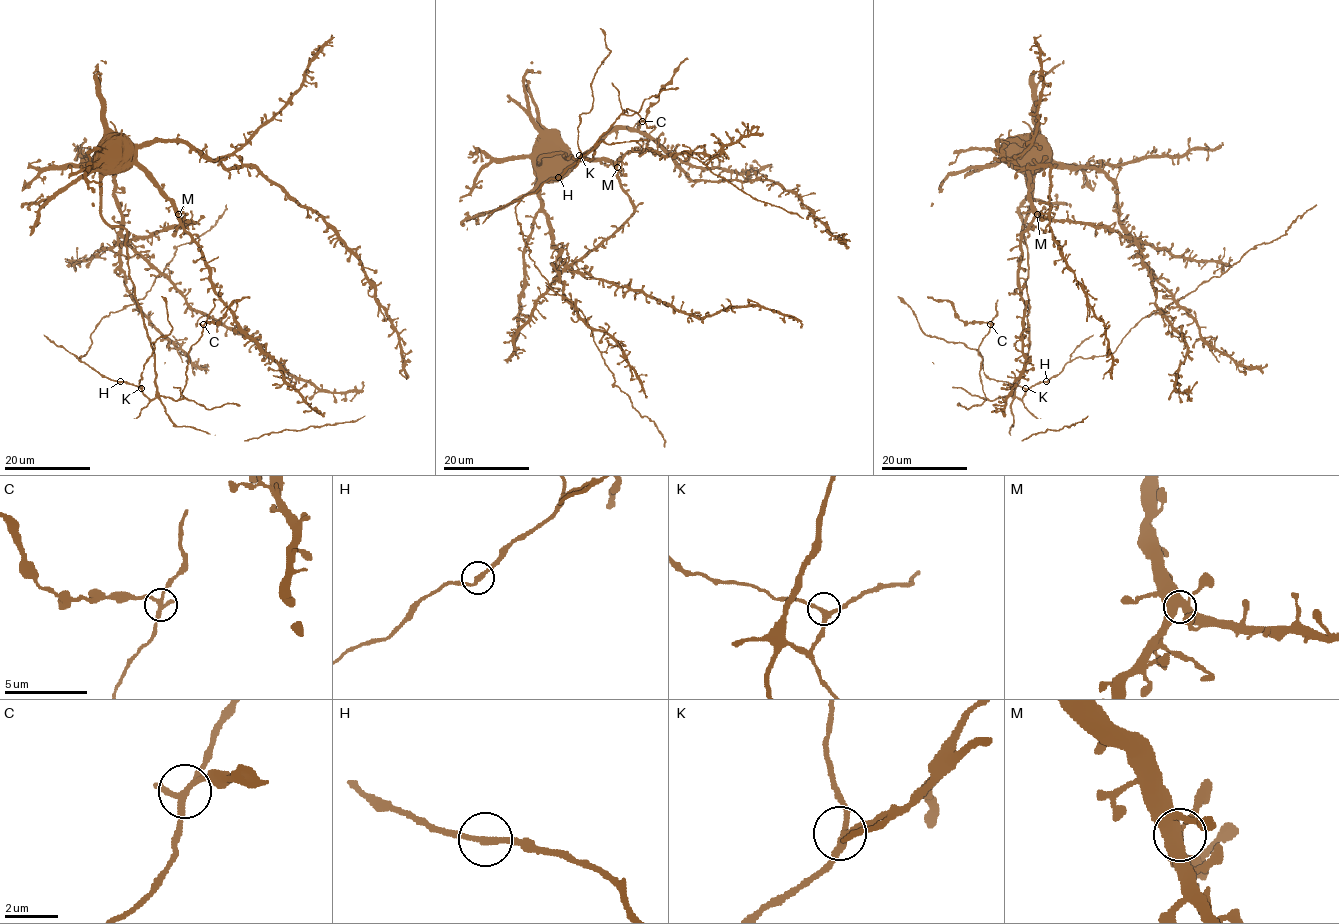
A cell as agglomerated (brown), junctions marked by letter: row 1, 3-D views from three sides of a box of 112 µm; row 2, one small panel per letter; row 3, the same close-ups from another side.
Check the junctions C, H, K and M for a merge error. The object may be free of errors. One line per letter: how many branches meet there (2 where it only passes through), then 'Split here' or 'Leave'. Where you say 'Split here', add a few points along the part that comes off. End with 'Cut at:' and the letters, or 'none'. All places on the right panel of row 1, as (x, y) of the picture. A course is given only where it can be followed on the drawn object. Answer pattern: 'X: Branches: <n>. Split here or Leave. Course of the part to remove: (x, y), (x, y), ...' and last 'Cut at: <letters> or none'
C: Branches: 4. Split here. Course of the part to remove: (991, 325), (963, 322), (949, 301), (927, 297)
H: Branches: 2. Leave
K: Branches: 3. Leave
M: Branches: 4. Leave
Cut at: C

